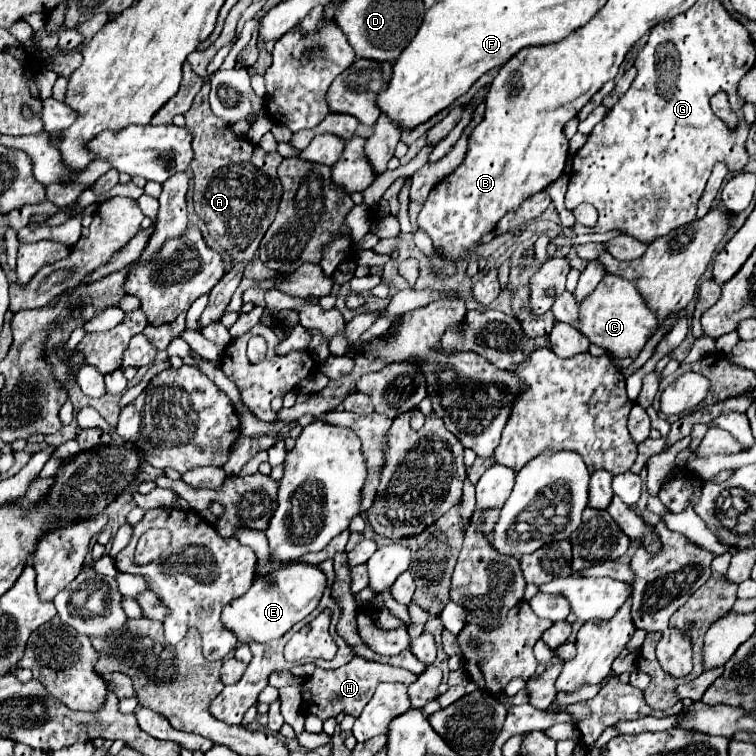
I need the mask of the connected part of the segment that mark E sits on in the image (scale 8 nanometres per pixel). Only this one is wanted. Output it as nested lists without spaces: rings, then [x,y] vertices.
[[[303,561],[285,563],[283,567],[263,575],[257,583],[251,585],[251,589],[245,595],[231,601],[223,609],[221,619],[225,627],[229,627],[237,635],[239,641],[269,643],[273,639],[283,637],[295,623],[305,619],[321,601],[325,587],[327,587],[327,577],[317,565]]]

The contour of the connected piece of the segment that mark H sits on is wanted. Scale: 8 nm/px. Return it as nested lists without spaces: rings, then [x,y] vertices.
[[[355,657],[349,663],[345,663],[343,667],[337,669],[315,669],[315,673],[305,681],[303,689],[301,689],[301,697],[303,697],[303,709],[317,715],[319,719],[329,719],[329,717],[337,717],[341,711],[351,713],[355,717],[359,717],[359,713],[363,711],[363,707],[369,703],[369,699],[373,697],[373,691],[377,687],[377,683],[383,681],[399,681],[405,685],[411,685],[417,679],[415,673],[401,669],[401,667],[393,667],[387,663],[377,663],[377,661],[367,661],[363,657]]]

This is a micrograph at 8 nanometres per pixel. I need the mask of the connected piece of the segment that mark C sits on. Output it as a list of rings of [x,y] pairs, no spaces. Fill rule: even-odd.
[[[607,273],[597,285],[595,293],[589,293],[579,307],[579,325],[577,329],[595,345],[611,351],[615,357],[635,359],[645,343],[657,331],[657,315],[645,305],[641,293],[637,293],[637,281],[629,281]]]

